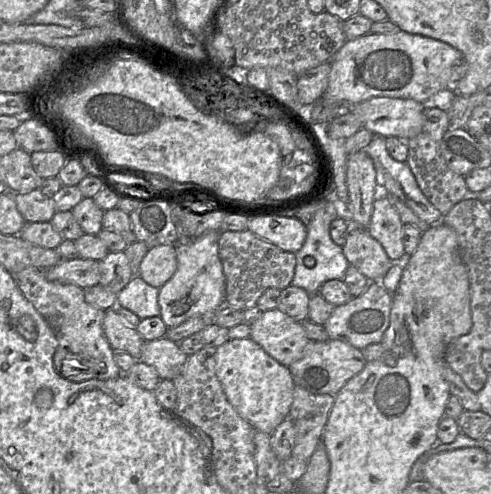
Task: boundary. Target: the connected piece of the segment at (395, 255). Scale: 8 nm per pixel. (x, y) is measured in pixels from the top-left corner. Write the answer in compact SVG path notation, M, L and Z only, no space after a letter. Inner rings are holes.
M378 196L367 231L382 245L391 261L397 261L405 254L402 227L400 216L388 197Z

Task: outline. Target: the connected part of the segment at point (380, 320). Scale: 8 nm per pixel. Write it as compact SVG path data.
M370 282L363 294L353 297L344 305L336 306L324 328L329 339L341 340L362 350L368 345L381 343L383 334L389 326L391 306L392 294L379 282Z

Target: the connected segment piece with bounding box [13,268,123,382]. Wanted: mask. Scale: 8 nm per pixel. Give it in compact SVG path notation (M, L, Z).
M26 268L13 275L22 294L43 316L58 339L53 356L57 373L71 382L110 380L123 375L104 333L105 311L86 302L84 290L79 286L50 281L43 270Z

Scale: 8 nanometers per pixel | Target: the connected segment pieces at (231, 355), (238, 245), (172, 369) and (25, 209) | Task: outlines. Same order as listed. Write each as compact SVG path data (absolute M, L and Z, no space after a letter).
M250 337L229 339L216 348L216 376L227 400L257 431L271 434L289 416L295 383L288 367L280 364Z
M248 229L220 231L218 253L226 282L225 305L245 310L257 306L259 297L268 288L283 290L291 285L296 266L295 253L280 249Z
M162 337L145 341L139 361L153 367L161 380L172 380L181 371L187 357L179 343Z
M39 189L14 194L14 199L26 223L50 222L57 212L53 198L43 194Z

